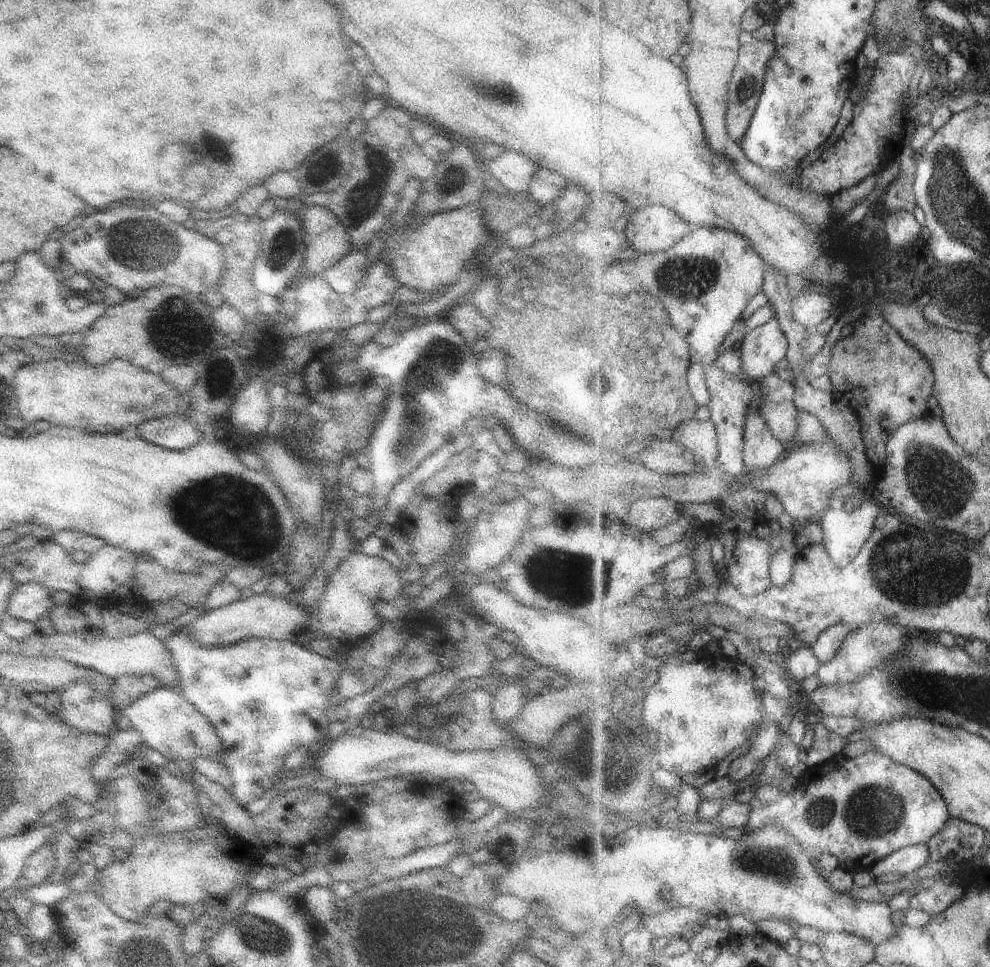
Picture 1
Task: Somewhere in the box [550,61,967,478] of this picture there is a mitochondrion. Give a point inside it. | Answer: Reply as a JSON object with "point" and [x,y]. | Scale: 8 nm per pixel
{"point":[701,271]}

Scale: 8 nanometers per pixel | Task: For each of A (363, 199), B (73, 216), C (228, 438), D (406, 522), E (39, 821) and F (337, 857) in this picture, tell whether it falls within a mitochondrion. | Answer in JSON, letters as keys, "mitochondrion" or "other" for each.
{"A":"mitochondrion","B":"other","C":"other","D":"other","E":"other","F":"other"}

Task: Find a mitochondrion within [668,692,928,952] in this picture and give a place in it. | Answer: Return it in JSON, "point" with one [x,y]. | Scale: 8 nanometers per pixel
{"point":[876,811]}

